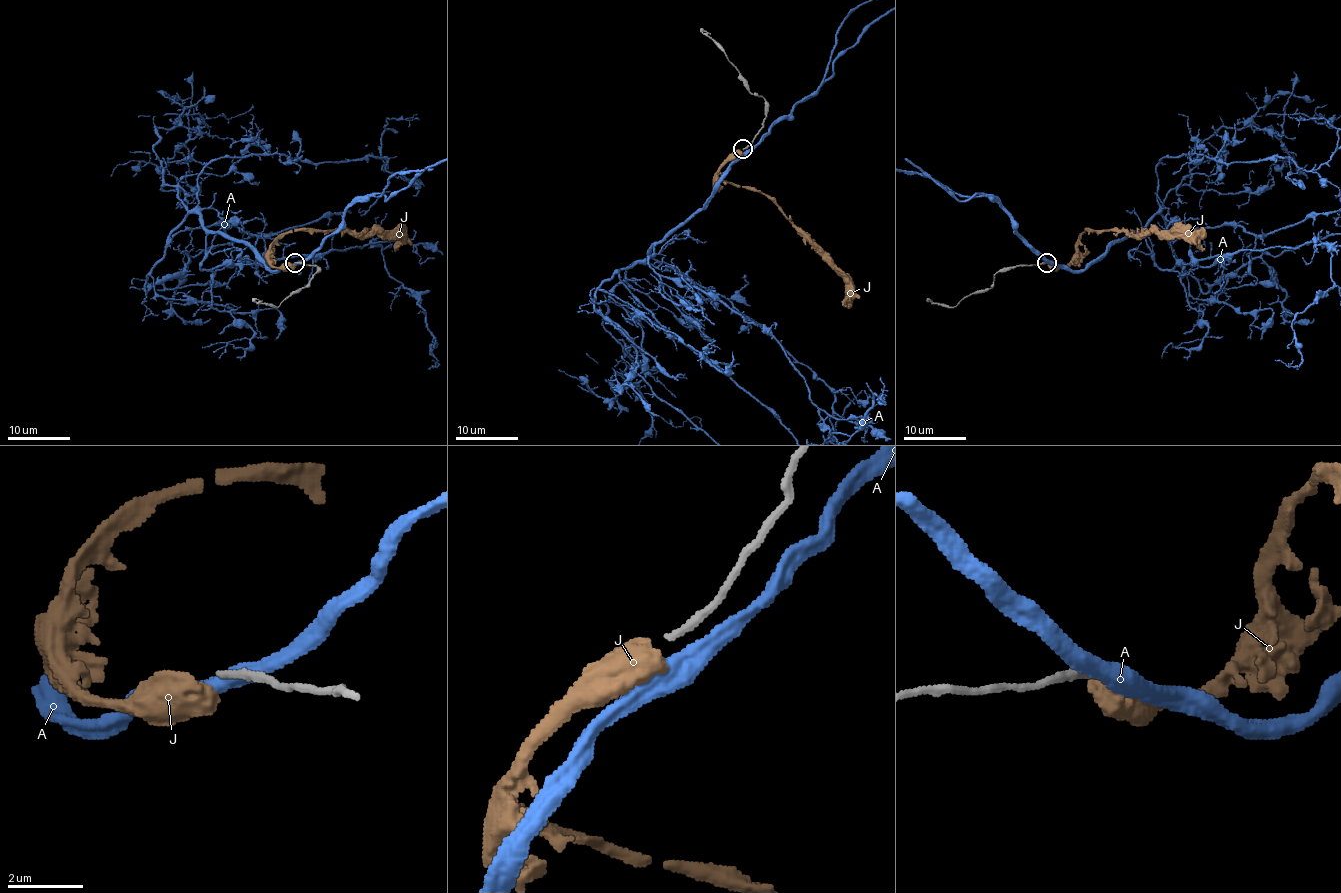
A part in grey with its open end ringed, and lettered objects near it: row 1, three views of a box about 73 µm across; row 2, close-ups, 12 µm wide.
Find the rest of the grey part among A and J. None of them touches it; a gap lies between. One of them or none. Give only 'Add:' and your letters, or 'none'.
Add: none

